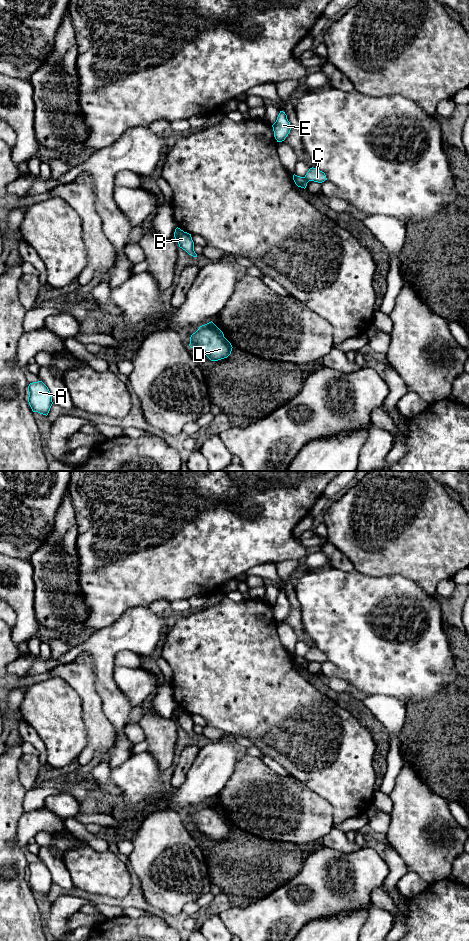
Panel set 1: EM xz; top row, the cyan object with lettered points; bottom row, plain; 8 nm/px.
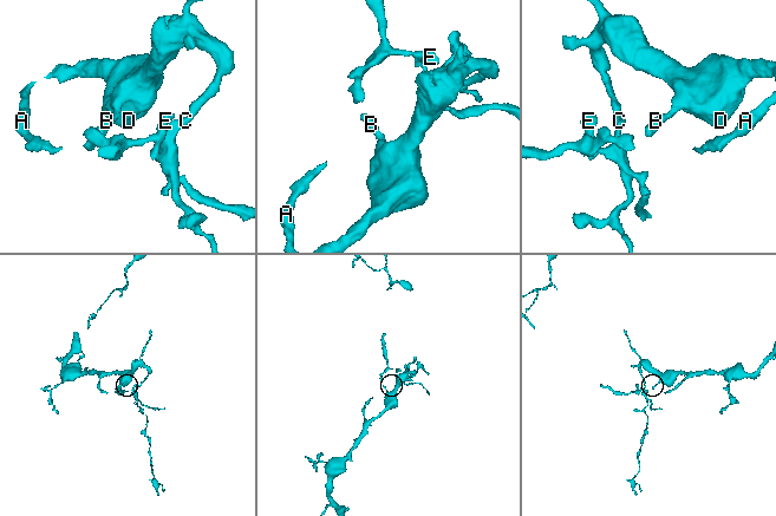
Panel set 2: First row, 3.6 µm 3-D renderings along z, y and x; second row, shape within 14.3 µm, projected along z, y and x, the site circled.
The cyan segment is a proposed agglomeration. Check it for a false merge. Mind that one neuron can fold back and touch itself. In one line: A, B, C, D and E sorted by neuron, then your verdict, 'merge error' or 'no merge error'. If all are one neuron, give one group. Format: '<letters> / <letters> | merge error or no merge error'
A B C D / E | merge error

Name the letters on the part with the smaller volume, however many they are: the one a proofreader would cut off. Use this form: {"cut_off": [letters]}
{"cut_off": ["E"]}

